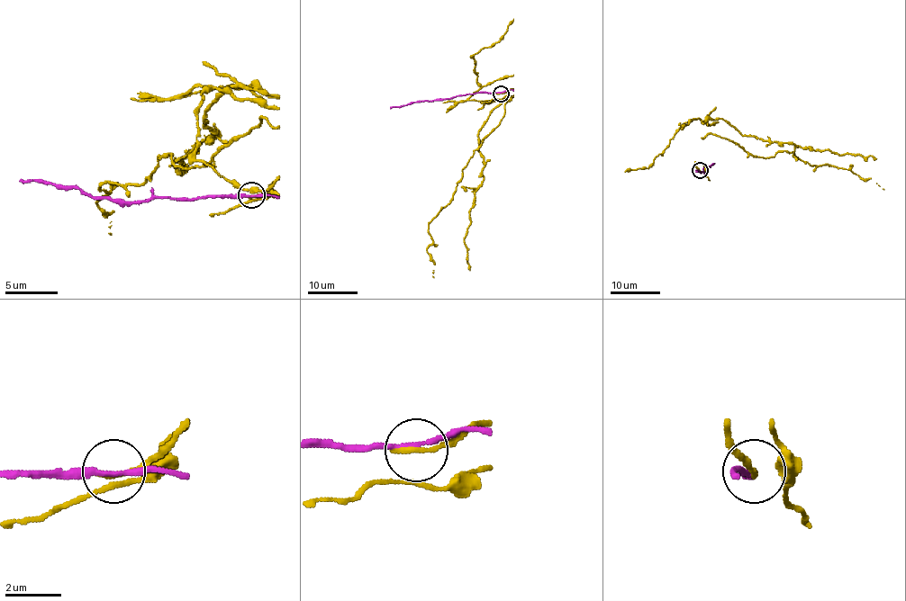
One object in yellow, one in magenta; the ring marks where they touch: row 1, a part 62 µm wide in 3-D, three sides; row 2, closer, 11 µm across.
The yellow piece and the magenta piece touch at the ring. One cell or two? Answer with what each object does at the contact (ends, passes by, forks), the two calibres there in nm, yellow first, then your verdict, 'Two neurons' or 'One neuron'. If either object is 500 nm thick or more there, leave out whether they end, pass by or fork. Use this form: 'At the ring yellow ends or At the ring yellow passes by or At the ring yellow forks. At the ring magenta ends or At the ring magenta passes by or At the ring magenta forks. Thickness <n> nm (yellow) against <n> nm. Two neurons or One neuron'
At the ring yellow ends. At the ring magenta passes by. Thickness 240 nm (yellow) against 170 nm. Two neurons

